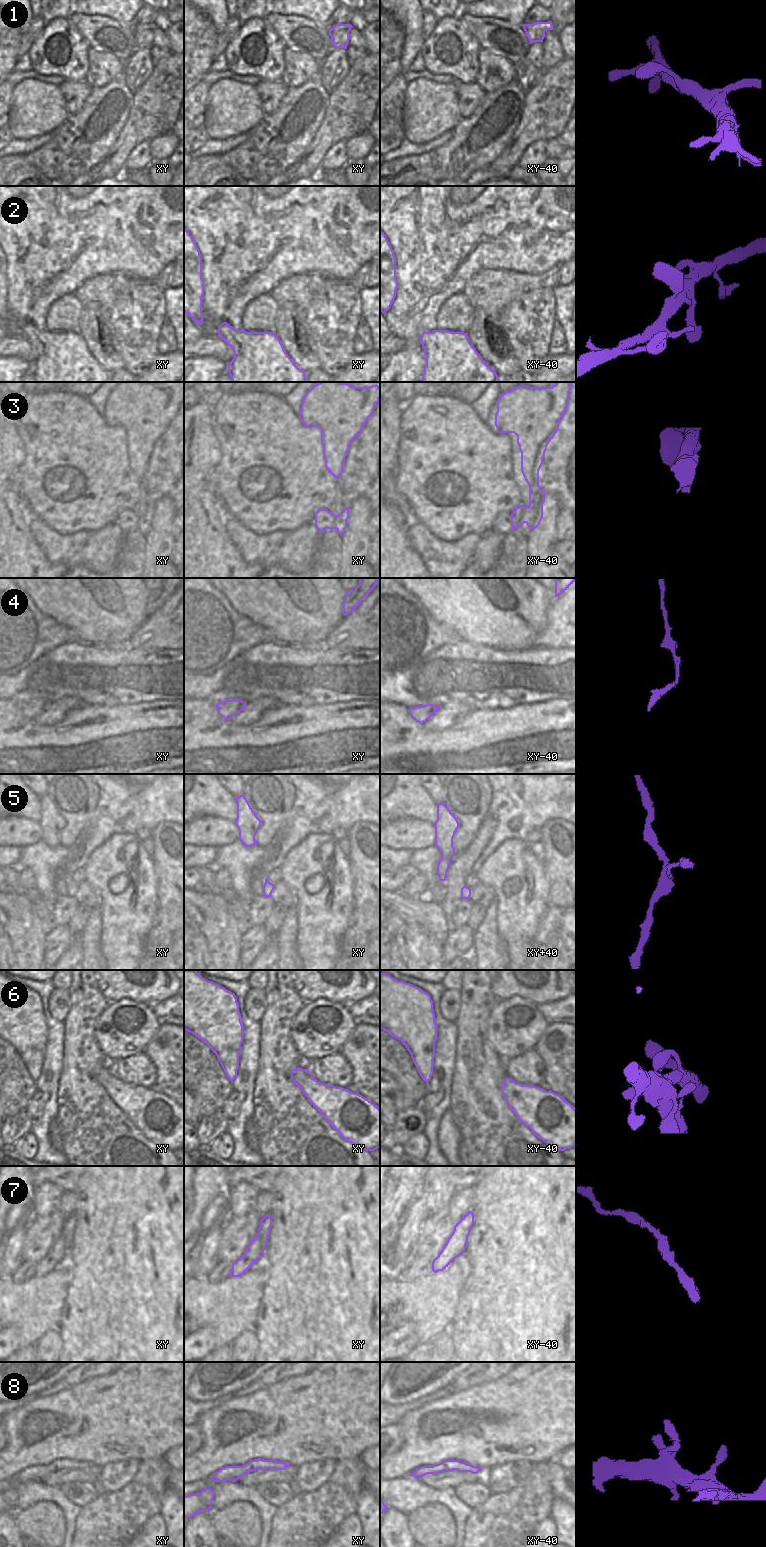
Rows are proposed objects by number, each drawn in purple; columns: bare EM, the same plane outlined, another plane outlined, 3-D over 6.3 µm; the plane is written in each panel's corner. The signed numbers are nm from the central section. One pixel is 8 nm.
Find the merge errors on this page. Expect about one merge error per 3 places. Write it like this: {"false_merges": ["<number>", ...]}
{"false_merges": ["3"]}

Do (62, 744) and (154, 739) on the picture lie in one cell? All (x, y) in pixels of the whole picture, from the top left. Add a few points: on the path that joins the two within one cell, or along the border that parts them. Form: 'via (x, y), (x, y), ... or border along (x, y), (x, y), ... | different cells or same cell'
via (85, 742), (93, 739), (131, 739) | same cell

